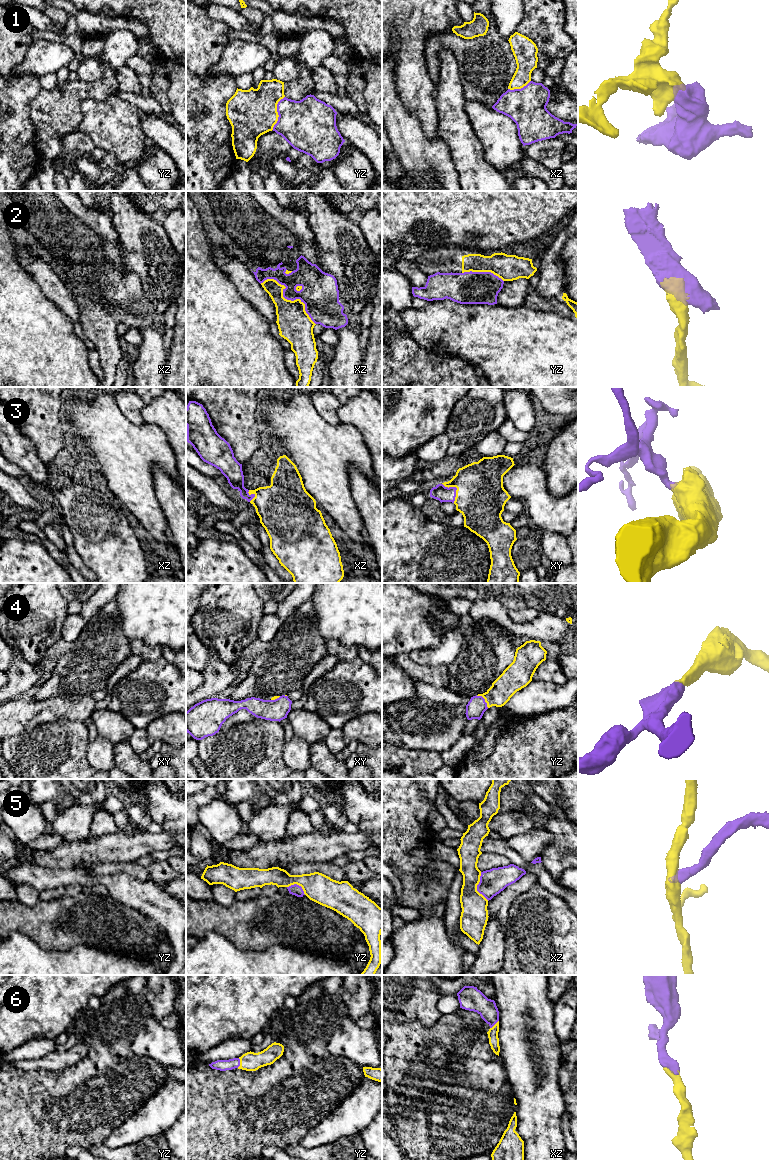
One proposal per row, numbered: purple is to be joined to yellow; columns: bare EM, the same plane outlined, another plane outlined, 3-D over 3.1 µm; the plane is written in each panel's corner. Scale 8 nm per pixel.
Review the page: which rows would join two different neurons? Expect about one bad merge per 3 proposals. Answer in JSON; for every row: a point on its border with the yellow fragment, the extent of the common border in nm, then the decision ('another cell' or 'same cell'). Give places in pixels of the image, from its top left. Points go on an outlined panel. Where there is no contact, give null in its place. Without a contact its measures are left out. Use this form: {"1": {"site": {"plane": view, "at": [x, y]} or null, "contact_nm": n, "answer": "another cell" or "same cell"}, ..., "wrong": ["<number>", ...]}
{"1": {"site": {"plane": "yz", "at": [277, 113]}, "contact_nm": 280, "answer": "another cell"}, "2": {"site": {"plane": "xz", "at": [286, 299]}, "contact_nm": 550, "answer": "another cell"}, "3": {"site": {"plane": "xy", "at": [456, 487]}, "contact_nm": 190, "answer": "same cell"}, "4": {"site": {"plane": "yz", "at": [484, 698]}, "contact_nm": 140, "answer": "same cell"}, "5": {"site": {"plane": "xz", "at": [476, 887]}, "contact_nm": 240, "answer": "another cell"}, "6": {"site": {"plane": "yz", "at": [240, 1063]}, "contact_nm": 80, "answer": "same cell"}, "wrong": ["1", "2", "5"]}

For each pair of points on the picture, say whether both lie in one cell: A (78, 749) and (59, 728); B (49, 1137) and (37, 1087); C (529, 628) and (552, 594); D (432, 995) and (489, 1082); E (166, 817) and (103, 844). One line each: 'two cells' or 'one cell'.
A: one cell
B: one cell
C: two cells
D: two cells
E: two cells

